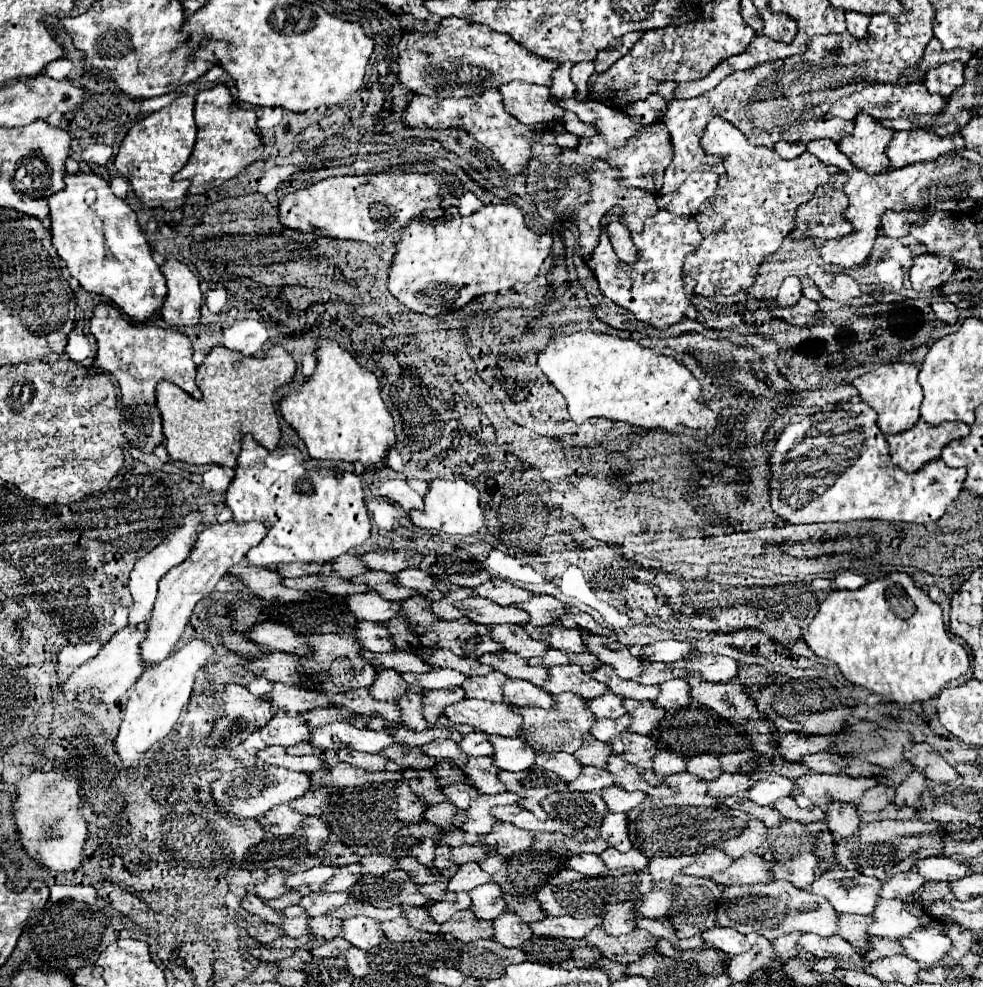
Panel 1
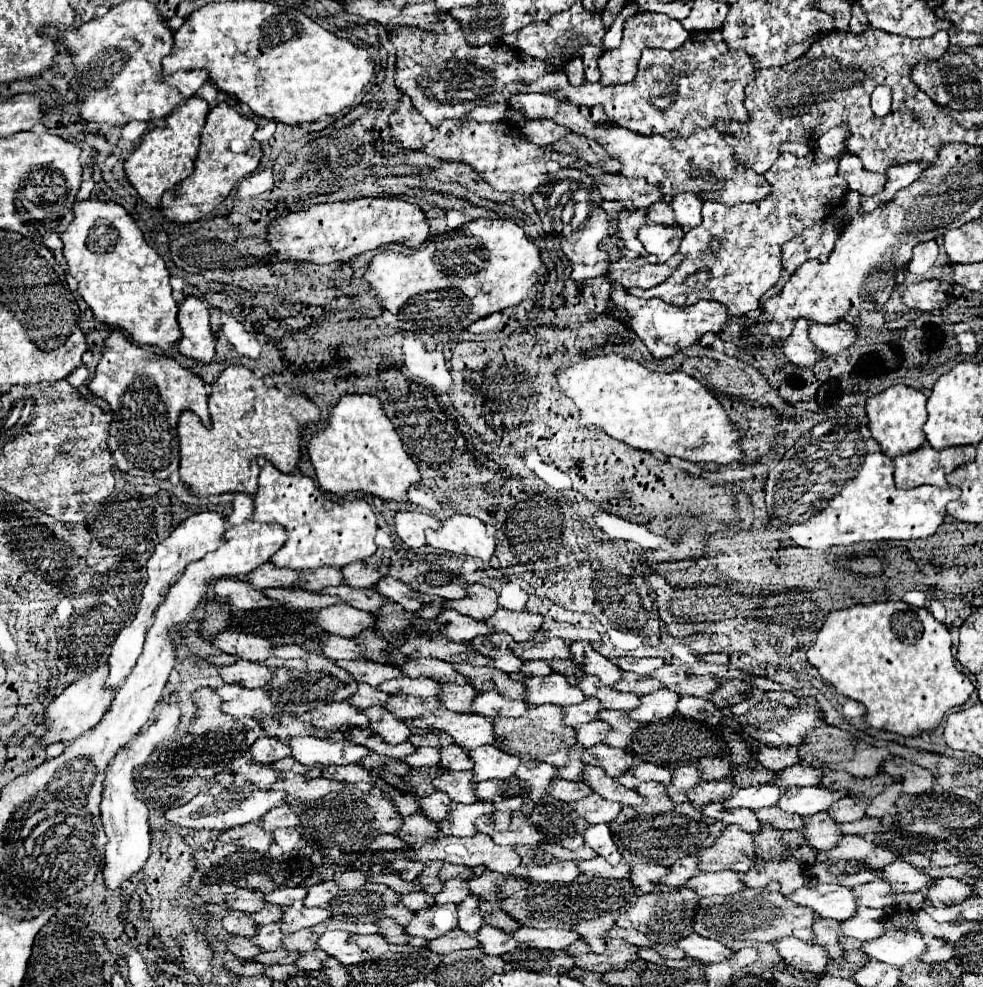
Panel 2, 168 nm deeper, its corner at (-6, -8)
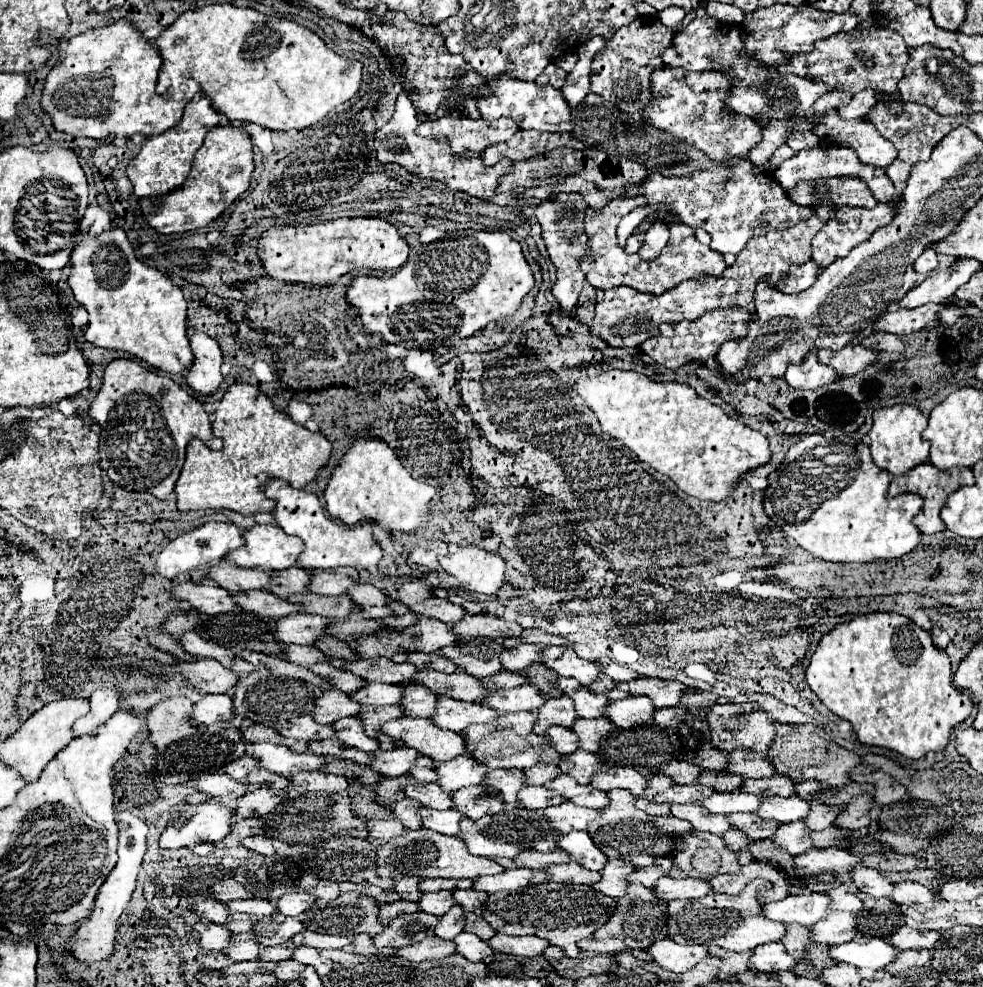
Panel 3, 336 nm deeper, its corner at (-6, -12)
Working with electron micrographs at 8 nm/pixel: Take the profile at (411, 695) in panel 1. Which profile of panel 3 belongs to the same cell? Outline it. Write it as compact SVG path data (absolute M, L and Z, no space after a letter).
M358 716L340 718L332 726L336 728L334 738L340 740L340 742L344 742L346 746L354 746L354 748L360 748L364 752L374 752L380 746L380 742L376 738L372 738L372 736L366 734L364 722Z

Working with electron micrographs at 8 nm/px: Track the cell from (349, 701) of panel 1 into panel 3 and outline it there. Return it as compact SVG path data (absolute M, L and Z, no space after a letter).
M304 714L304 716L298 716L298 718L290 720L288 724L284 724L278 732L282 736L290 736L290 738L298 738L298 740L326 740L326 738L332 738L334 728L330 724L320 726L314 720L314 716Z

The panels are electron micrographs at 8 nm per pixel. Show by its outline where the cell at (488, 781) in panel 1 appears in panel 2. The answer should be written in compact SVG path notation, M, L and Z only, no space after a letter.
M470 770L468 772L444 772L442 776L436 776L432 784L436 790L448 794L452 802L460 802L460 804L476 802L476 794L474 794L476 784L470 782Z

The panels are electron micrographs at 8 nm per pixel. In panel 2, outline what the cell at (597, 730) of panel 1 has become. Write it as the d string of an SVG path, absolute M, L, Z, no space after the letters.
M588 722L584 726L574 726L576 730L576 740L584 746L584 748L590 748L594 744L600 744L604 734L606 734L606 724L604 722Z

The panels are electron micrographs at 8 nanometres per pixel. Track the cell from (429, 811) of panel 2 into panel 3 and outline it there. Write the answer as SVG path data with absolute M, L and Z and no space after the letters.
M406 798L402 802L392 804L392 810L394 810L396 818L400 818L402 824L410 830L422 830L422 822L418 822L418 810L420 808L422 806L418 806L418 802L414 802L414 800L406 802Z

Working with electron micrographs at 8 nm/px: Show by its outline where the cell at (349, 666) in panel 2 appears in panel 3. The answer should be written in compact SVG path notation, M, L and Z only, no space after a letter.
M330 662L312 664L310 670L314 670L314 674L320 674L322 678L326 678L334 688L344 690L344 692L348 692L348 694L352 694L354 690L360 690L360 686L366 686L366 684L368 684L368 680L364 680L364 678L360 678L360 676L354 676L354 674L348 672L348 670L336 668L336 666L332 666Z

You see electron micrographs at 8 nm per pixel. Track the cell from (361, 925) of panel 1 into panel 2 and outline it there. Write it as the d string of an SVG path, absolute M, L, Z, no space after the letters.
M334 930L334 932L324 932L316 944L318 944L318 950L326 952L328 956L332 956L338 962L342 962L344 966L348 966L348 964L352 964L352 962L356 964L364 958L364 952L356 944L348 942L348 938L350 938L348 932Z

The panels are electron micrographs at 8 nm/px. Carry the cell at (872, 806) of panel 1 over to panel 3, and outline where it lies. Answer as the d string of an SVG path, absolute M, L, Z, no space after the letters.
M812 800L810 814L806 816L806 826L810 830L824 830L828 826L834 826L838 814L840 814L840 806L828 806L828 804L820 804Z

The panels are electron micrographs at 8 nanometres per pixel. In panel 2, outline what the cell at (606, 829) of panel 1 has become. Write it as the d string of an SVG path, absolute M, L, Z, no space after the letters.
M594 824L594 826L588 826L582 834L584 842L594 850L598 852L598 856L602 856L608 864L616 866L622 856L618 852L618 848L614 846L614 840L612 840L612 834L610 834L610 828L608 824Z

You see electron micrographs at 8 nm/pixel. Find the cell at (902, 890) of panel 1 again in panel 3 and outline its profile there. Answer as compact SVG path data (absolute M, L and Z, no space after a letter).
M838 886L828 890L832 898L832 908L834 910L850 910L850 912L860 912L864 908L860 900L860 890L856 886Z

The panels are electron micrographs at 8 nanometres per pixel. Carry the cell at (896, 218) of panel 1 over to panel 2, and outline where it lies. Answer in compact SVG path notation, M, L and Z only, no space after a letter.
M924 242L922 246L914 248L914 256L912 256L908 270L912 274L924 274L928 268L934 266L936 258L938 258L938 244L936 242Z

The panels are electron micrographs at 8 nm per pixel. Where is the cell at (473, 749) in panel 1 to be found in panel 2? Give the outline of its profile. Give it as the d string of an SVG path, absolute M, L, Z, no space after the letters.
M448 746L440 748L438 766L446 770L470 770L470 760L466 758L466 752L460 746Z

